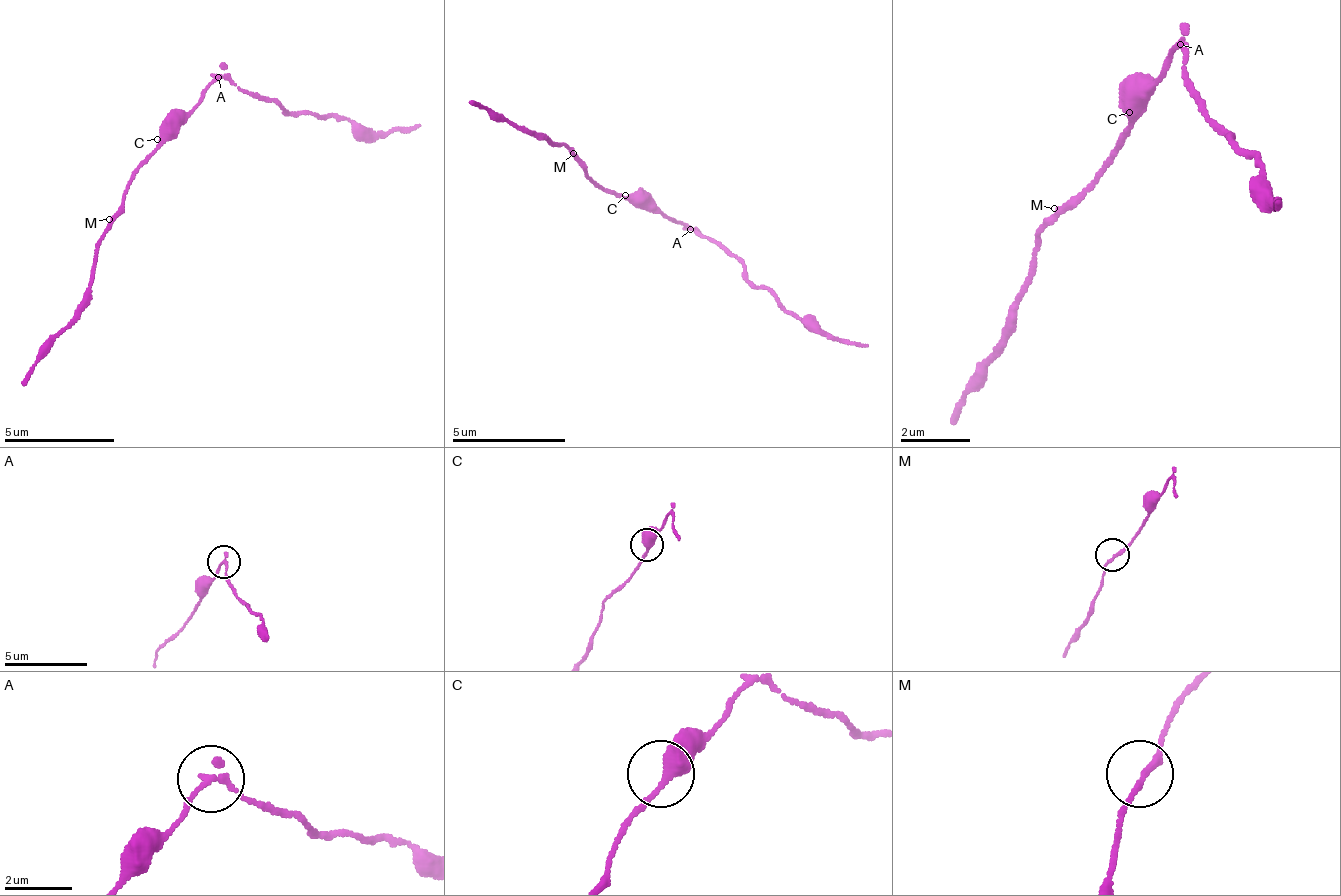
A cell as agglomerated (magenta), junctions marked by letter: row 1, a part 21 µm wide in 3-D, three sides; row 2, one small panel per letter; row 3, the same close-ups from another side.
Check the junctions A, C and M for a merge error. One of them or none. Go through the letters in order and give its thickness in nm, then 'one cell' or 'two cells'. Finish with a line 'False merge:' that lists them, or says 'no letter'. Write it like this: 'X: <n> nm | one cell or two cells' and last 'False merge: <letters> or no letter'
A: 180 nm | two cells
C: 360 nm | one cell
M: 180 nm | one cell
False merge: A

